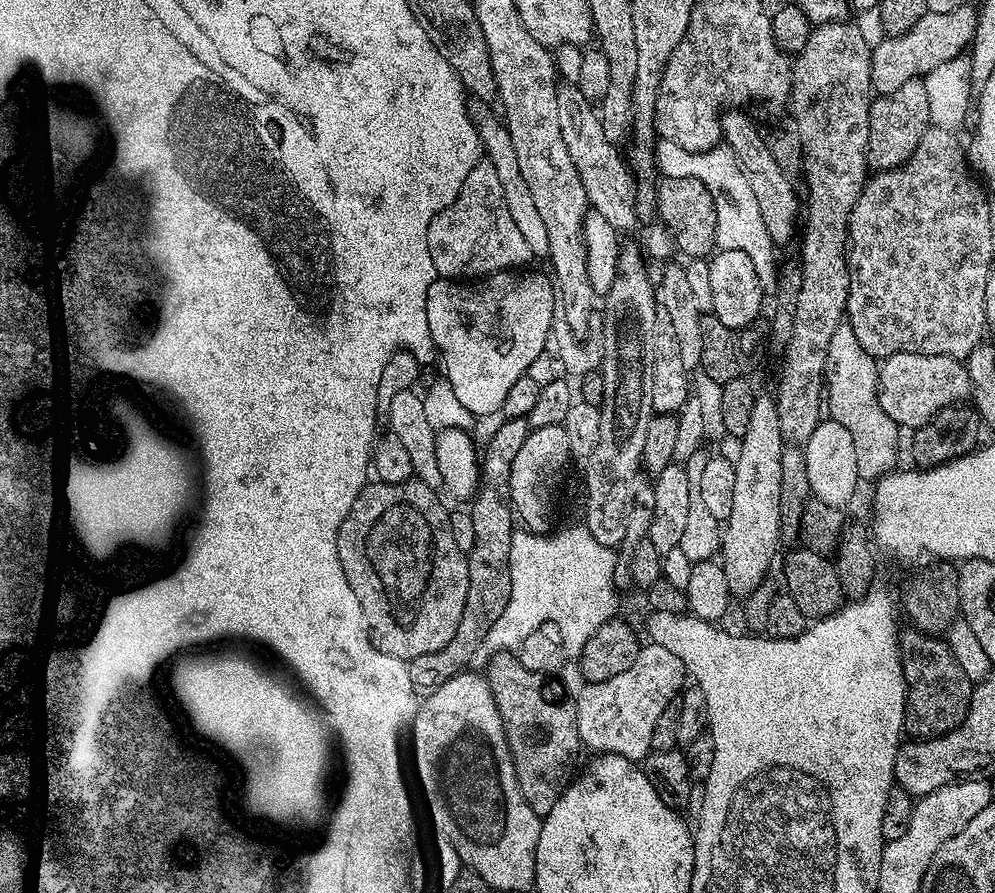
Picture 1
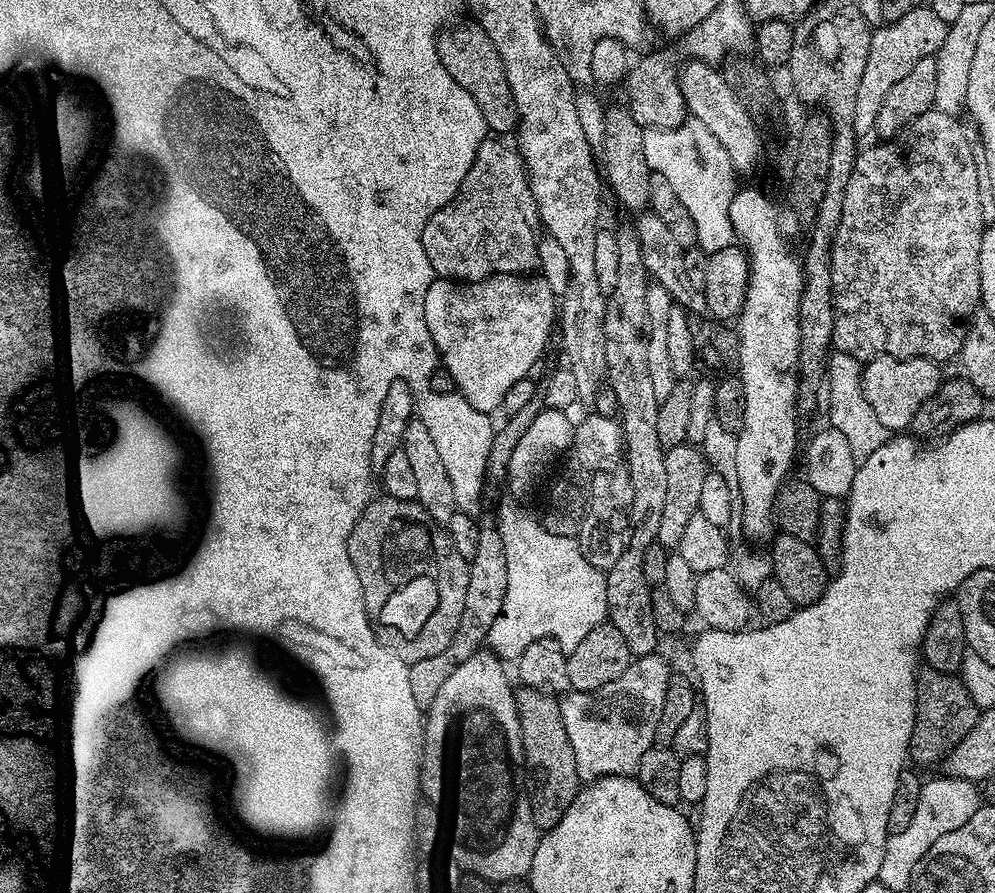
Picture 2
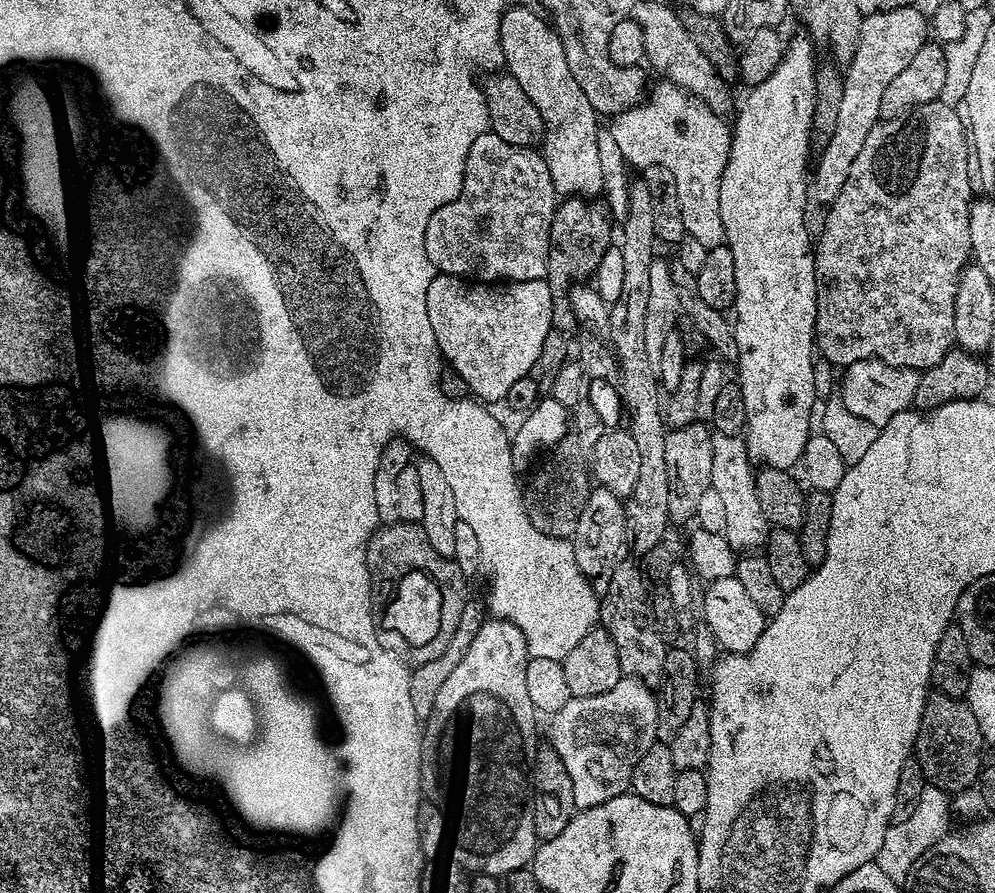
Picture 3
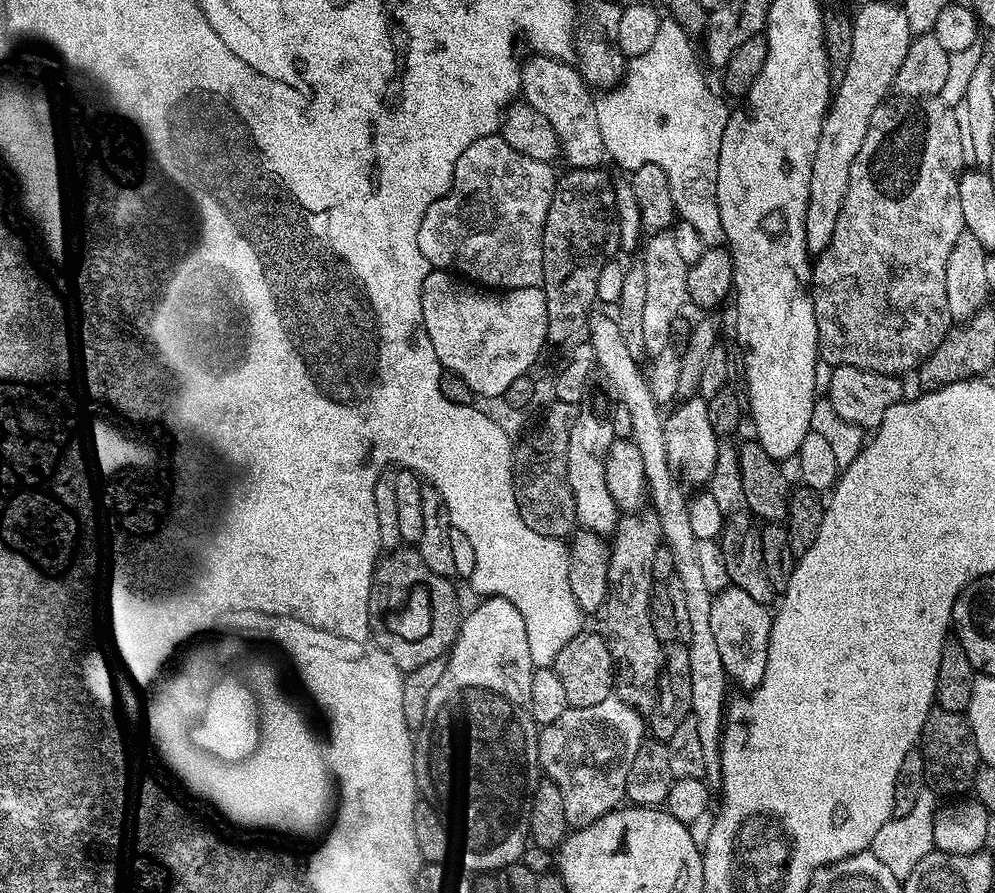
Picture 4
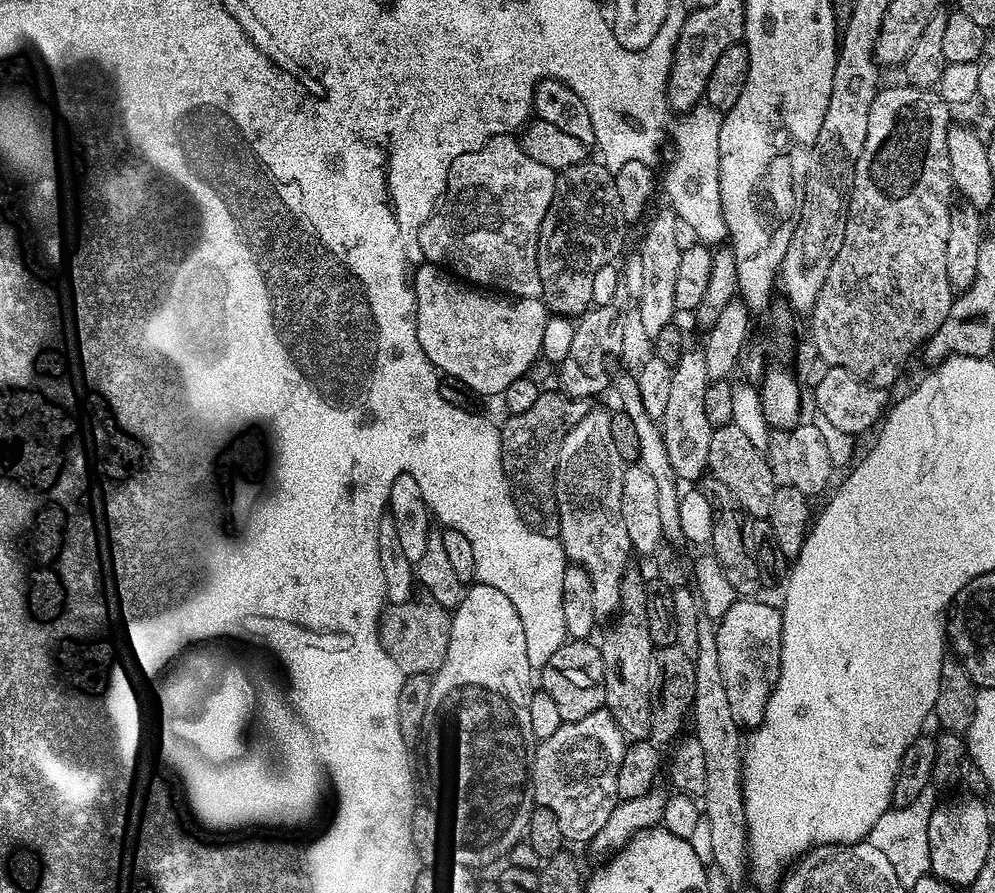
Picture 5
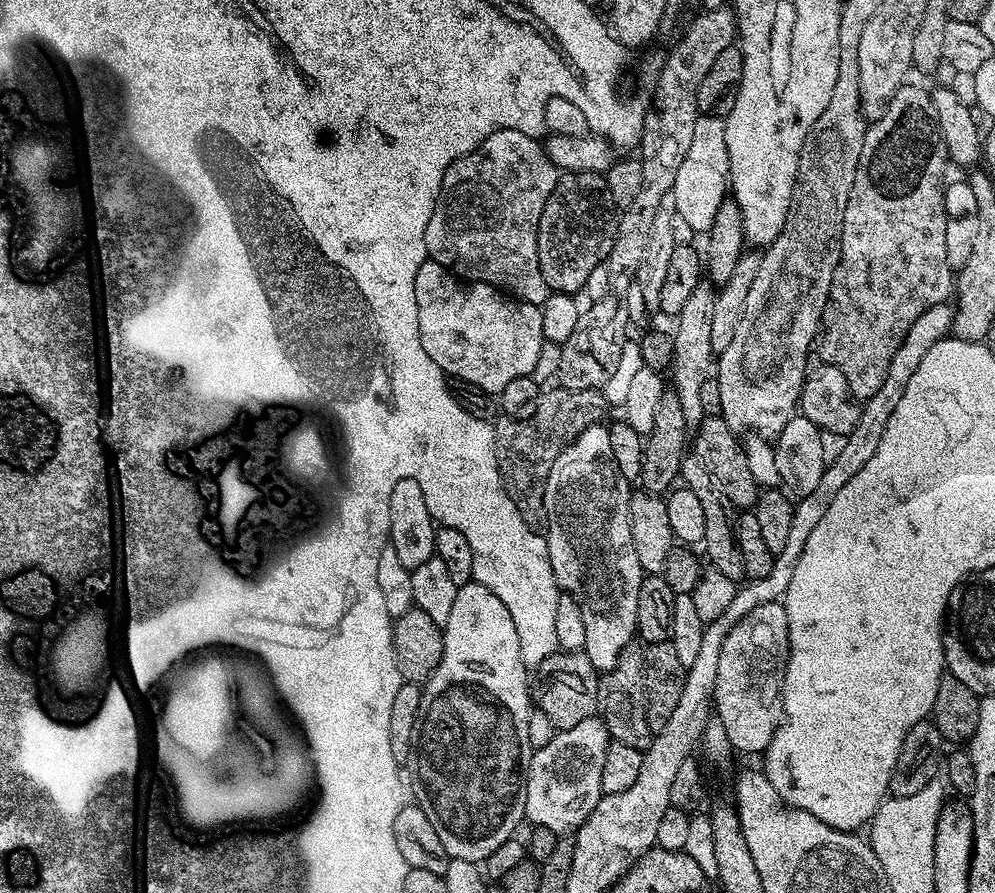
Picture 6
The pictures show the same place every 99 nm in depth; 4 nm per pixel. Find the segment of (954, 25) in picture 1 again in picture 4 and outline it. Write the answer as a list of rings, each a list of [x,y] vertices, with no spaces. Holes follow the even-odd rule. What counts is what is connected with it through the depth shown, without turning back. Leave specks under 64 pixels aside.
[[[868,4],[860,13],[855,13],[852,21],[850,62],[846,66],[846,74],[835,85],[810,174],[808,209],[804,219],[809,253],[824,252],[830,244],[830,238],[834,238],[834,222],[846,198],[850,166],[854,166],[854,158],[858,150],[862,150],[862,138],[866,138],[866,130],[870,126],[874,110],[878,110],[878,106],[893,91],[902,58],[906,58],[906,50],[910,50],[913,39],[914,33],[910,30],[910,22],[906,22],[903,7]]]

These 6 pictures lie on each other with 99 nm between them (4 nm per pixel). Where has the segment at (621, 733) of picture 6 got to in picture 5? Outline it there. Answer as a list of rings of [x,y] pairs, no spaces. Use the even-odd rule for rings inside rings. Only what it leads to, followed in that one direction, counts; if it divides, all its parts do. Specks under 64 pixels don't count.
[[[629,567],[622,578],[620,587],[620,611],[611,621],[612,629],[604,636],[602,651],[604,654],[604,677],[606,678],[606,698],[604,703],[611,712],[614,722],[624,731],[629,741],[647,740],[650,737],[650,714],[654,695],[654,649],[650,642],[650,626],[646,622],[646,602],[650,588],[644,584],[644,576],[636,569]]]

